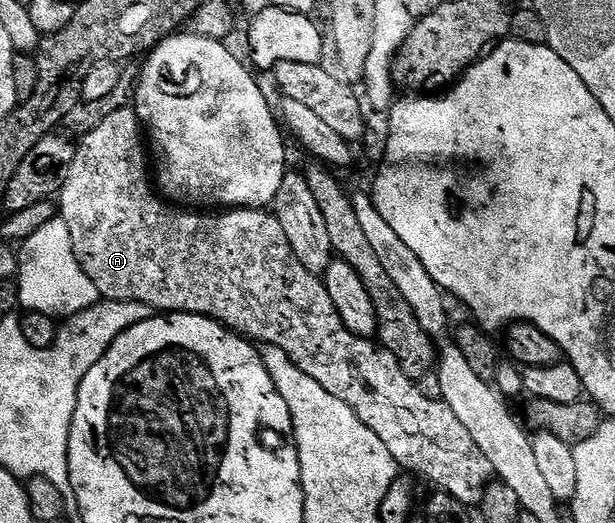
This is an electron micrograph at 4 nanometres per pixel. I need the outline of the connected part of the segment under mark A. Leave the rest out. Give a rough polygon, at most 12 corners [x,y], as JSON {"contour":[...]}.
{"contour":[[135,109],[79,139],[58,217],[101,299],[282,348],[479,507],[490,460],[342,324],[275,213],[197,212]]}

